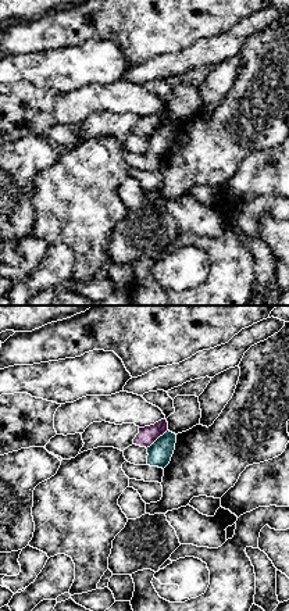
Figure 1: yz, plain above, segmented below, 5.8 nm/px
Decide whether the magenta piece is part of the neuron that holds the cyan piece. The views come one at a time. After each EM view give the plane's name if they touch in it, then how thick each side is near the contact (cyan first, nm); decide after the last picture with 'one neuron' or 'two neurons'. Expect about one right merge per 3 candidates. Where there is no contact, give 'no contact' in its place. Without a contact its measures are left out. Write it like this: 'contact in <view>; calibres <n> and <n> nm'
contact in yz; calibres 140 and 110 nm

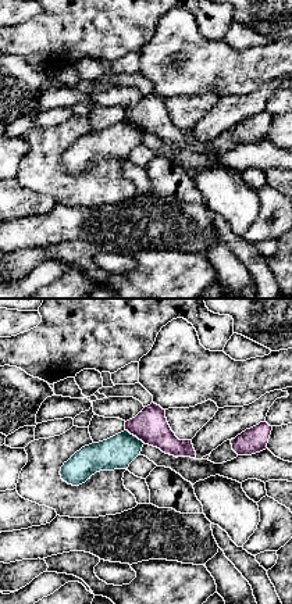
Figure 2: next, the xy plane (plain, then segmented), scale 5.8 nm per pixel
contact in xy; calibres 190 and 200 nm

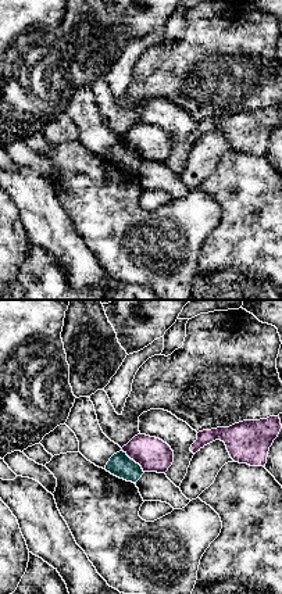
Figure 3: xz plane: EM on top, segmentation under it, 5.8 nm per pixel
contact in xz; calibres 140 and 190 nm

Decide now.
two neurons

